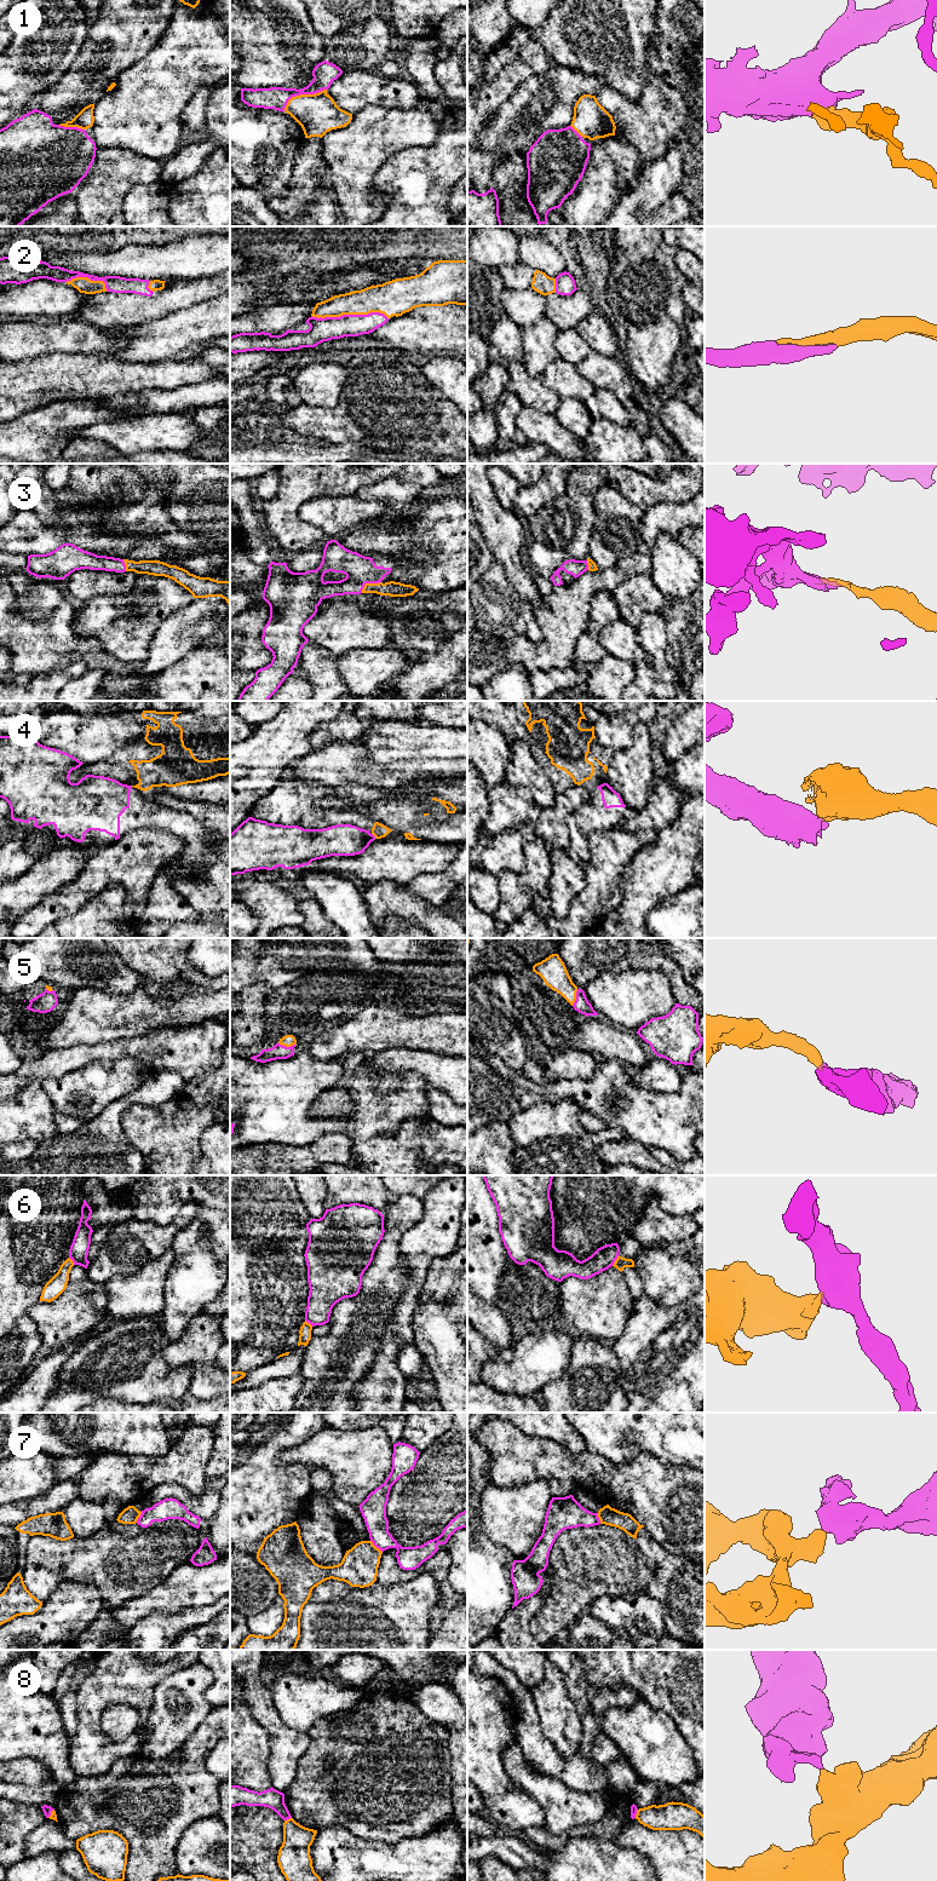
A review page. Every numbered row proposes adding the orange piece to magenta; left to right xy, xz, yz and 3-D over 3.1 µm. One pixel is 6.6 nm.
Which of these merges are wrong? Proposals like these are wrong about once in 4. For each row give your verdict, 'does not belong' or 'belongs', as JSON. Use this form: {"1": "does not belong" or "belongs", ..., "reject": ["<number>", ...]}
{"1": "belongs", "2": "belongs", "3": "belongs", "4": "does not belong", "5": "belongs", "6": "does not belong", "7": "does not belong", "8": "does not belong", "reject": ["4", "6", "7", "8"]}

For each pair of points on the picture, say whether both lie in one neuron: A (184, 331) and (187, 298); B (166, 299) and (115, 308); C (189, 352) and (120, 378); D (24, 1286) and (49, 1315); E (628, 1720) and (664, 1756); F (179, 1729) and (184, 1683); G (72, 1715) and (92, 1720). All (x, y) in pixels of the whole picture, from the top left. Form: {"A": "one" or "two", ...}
{"A": "two", "B": "one", "C": "two", "D": "two", "E": "one", "F": "one", "G": "two"}

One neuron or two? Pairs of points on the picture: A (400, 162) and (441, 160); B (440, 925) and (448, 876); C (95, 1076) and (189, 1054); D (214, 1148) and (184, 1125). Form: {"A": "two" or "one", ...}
{"A": "one", "B": "two", "C": "two", "D": "two"}

